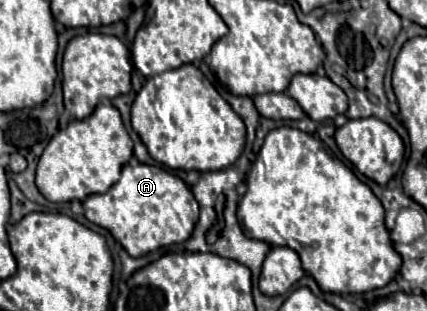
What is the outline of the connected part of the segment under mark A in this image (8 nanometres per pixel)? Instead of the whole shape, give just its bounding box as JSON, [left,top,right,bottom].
[84,164,198,258]

